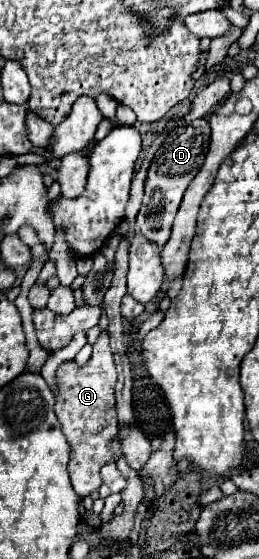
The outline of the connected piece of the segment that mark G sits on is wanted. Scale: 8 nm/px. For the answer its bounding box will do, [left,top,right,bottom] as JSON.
[54,329,118,499]

